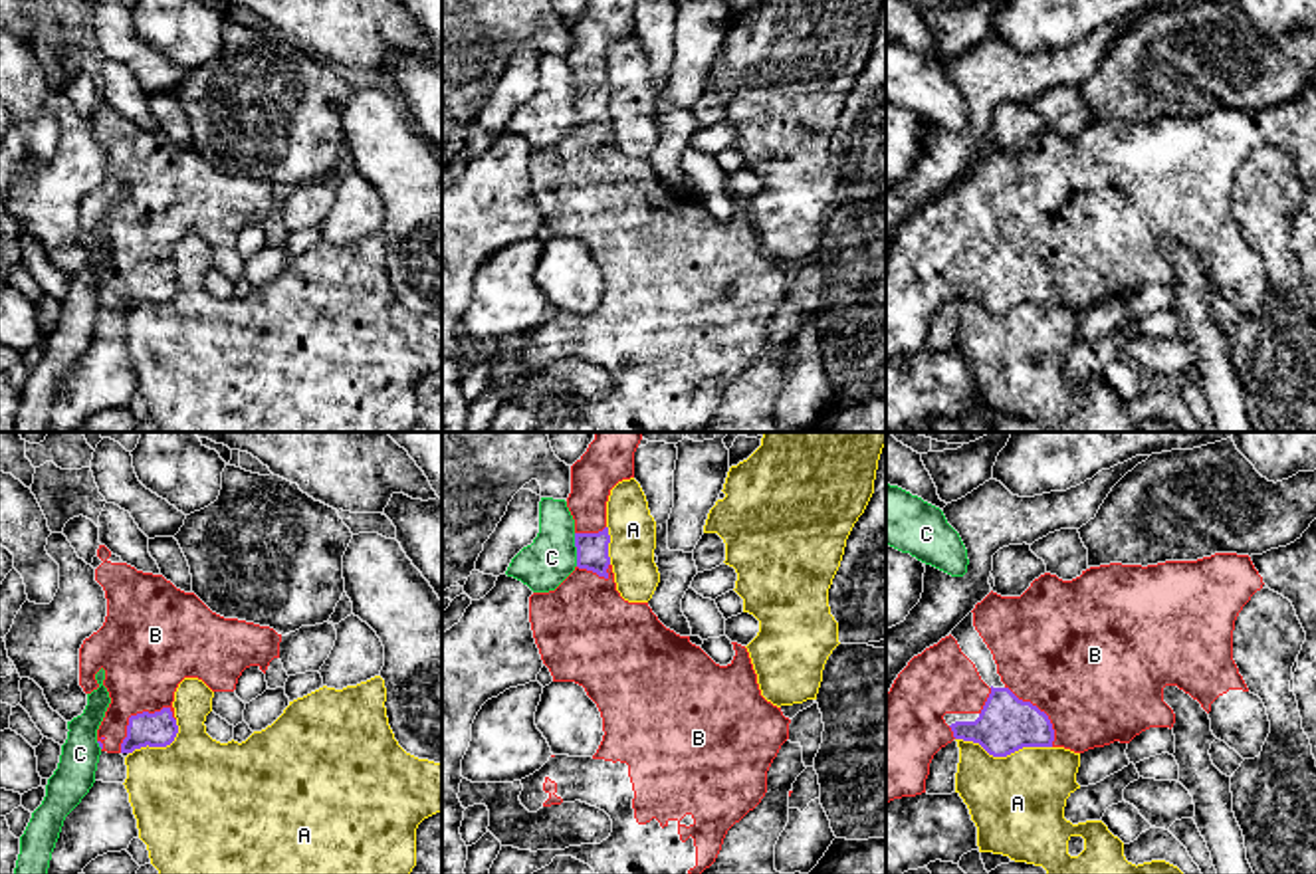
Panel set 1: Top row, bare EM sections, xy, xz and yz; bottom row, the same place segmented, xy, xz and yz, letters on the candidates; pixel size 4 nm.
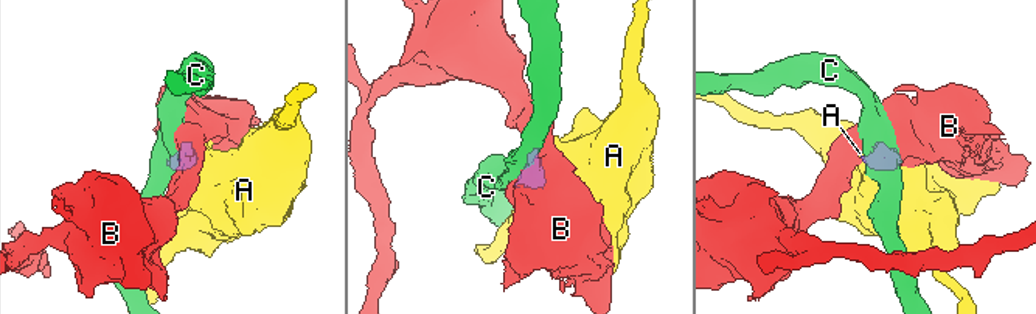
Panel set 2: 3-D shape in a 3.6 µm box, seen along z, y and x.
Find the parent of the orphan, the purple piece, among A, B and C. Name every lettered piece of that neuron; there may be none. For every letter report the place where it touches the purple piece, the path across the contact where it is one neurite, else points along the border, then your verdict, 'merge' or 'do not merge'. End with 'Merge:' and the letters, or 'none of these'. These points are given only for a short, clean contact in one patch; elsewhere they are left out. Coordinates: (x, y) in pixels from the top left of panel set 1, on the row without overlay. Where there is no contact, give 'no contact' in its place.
A: meets purple in yz at (1003, 312); do not merge
B: meets purple in xy at (133, 272); merge
C: meets purple in xz at (577, 106); border along xz (573, 90), (577, 121); do not merge
Merge: B

